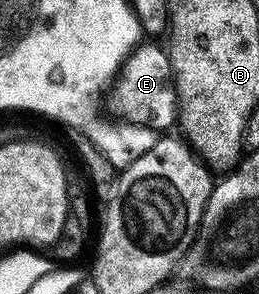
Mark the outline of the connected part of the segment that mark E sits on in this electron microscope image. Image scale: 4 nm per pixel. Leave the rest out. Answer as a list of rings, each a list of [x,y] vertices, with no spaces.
[[[145,41],[125,58],[108,86],[109,109],[114,118],[127,125],[144,125],[158,131],[165,131],[169,124],[179,117],[177,108],[177,87],[173,84],[173,68],[168,52],[157,43]]]

